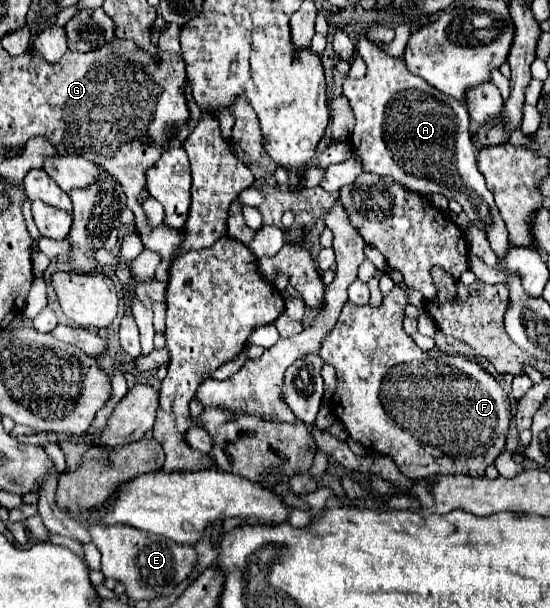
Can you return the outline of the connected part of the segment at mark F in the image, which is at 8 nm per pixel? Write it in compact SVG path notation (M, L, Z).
M394 285L394 289L388 295L384 295L380 307L354 305L352 301L346 301L344 303L344 309L342 309L342 313L340 313L334 329L324 337L322 349L320 349L322 359L336 369L336 377L338 377L338 387L336 387L336 393L332 397L332 409L334 409L336 417L344 423L350 439L362 443L368 451L384 453L384 455L392 457L396 461L398 469L408 479L418 481L418 479L432 477L432 475L456 475L456 473L472 475L472 477L482 477L484 475L484 469L494 463L494 459L500 455L500 451L504 449L504 443L506 443L506 433L508 433L508 425L510 425L510 401L508 401L508 395L498 385L498 381L486 369L480 367L478 361L474 361L470 357L464 357L464 355L448 355L448 353L442 353L438 349L432 349L432 351L418 349L416 343L412 341L412 337L402 327L406 305L408 305L408 293L400 285Z

